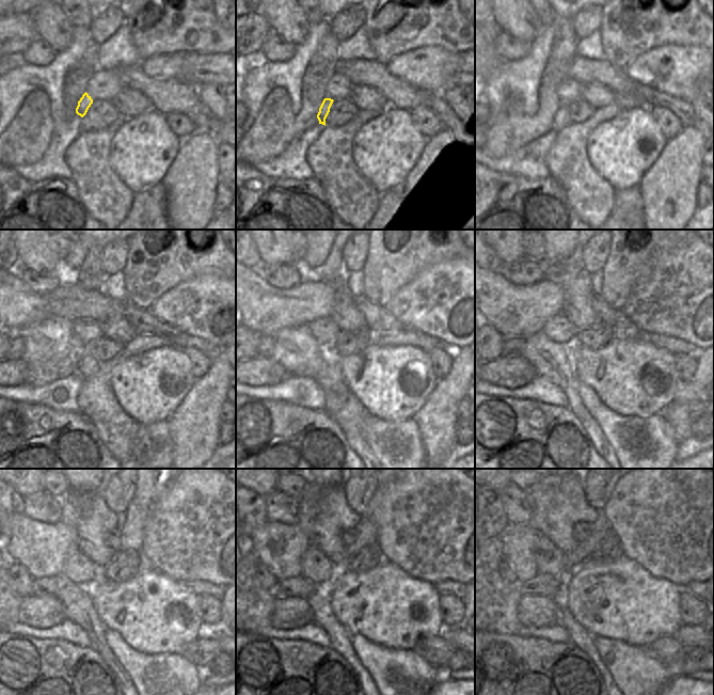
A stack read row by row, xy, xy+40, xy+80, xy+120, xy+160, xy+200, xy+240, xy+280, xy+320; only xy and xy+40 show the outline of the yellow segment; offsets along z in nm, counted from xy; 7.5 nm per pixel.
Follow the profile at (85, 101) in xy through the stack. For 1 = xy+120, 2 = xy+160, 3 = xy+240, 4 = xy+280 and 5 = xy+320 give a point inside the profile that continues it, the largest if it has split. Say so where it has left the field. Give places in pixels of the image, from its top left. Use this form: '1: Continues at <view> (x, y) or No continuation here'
1: Continues at xy+120 (88, 366)
2: Continues at xy+160 (330, 377)
3: Continues at xy+240 (164, 682)
4: Continues at xy+280 (403, 678)
5: Continues at xy+320 (639, 677).

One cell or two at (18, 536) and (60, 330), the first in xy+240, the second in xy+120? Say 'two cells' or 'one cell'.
two cells

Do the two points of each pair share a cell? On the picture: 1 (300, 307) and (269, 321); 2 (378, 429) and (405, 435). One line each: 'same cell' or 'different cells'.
1: same cell
2: same cell

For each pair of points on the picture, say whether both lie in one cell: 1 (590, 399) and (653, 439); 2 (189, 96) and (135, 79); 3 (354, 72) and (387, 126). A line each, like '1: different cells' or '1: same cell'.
1: same cell
2: same cell
3: different cells

